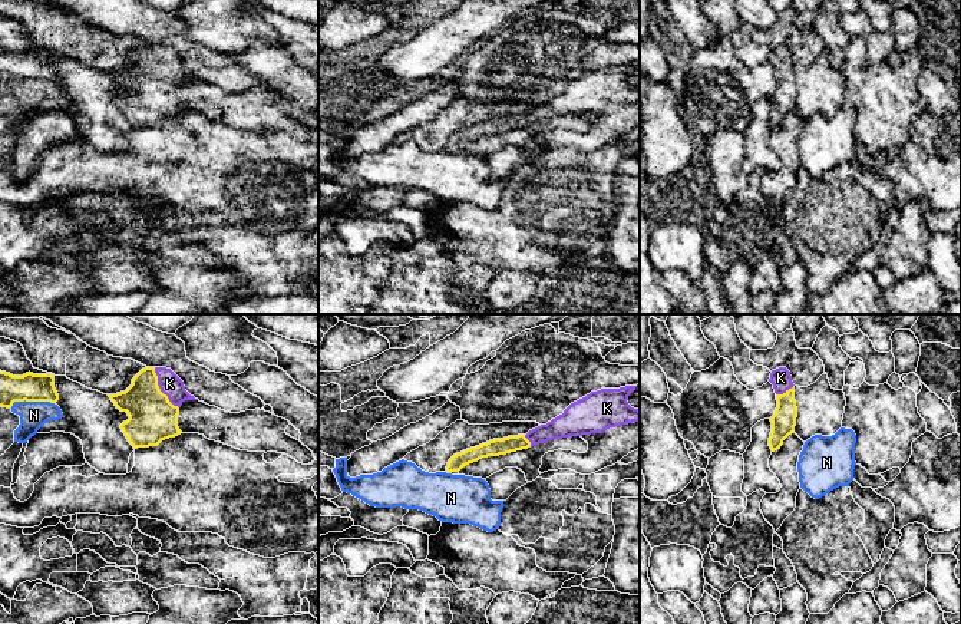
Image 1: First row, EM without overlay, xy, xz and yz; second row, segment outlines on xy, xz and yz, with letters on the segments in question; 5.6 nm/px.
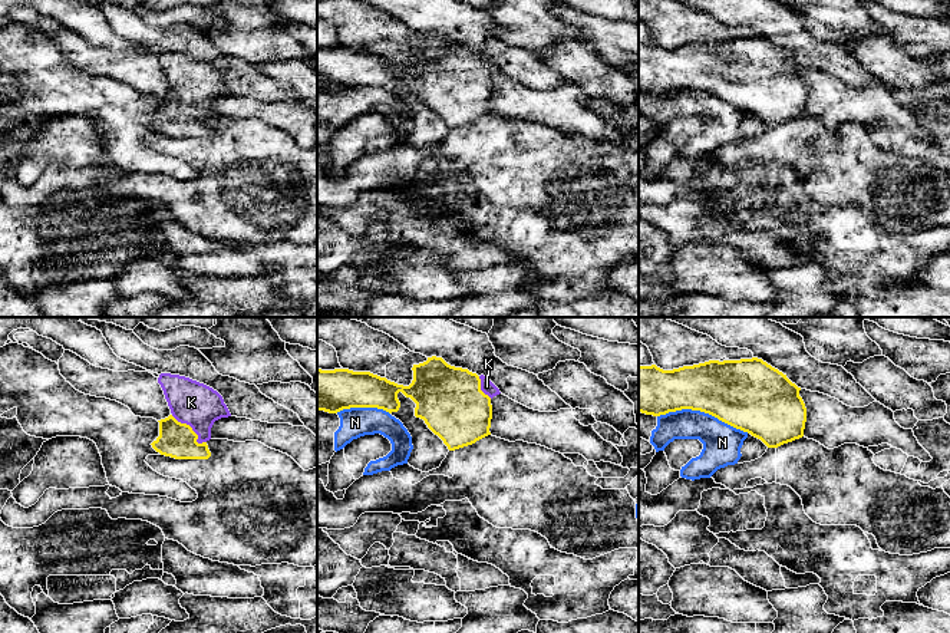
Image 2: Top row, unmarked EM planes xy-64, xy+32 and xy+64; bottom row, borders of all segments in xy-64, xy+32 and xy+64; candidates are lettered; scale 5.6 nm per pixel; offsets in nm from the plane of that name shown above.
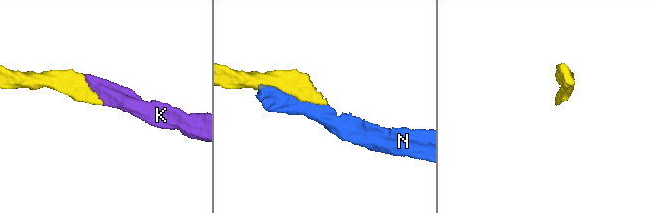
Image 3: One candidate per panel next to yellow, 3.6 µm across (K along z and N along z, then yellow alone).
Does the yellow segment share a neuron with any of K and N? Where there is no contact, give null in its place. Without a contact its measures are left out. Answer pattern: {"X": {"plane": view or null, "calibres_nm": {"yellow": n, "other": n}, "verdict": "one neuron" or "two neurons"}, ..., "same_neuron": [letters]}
{"K": {"plane": "xy", "calibres_nm": {"yellow": 280, "other": 120}, "verdict": "one neuron"}, "N": {"plane": "xy", "calibres_nm": {"yellow": 160, "other": 160}, "verdict": "two neurons"}, "same_neuron": ["K"]}

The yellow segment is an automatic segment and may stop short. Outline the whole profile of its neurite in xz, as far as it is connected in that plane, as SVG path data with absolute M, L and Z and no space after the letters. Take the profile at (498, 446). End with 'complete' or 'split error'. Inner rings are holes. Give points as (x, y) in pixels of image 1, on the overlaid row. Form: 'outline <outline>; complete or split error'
outline M625 386L591 392L571 403L562 415L529 430L526 435L493 439L453 455L448 462L446 472L459 472L463 466L482 458L506 455L552 439L602 433L610 427L638 422L640 410L631 407L627 402L635 387Z; split error

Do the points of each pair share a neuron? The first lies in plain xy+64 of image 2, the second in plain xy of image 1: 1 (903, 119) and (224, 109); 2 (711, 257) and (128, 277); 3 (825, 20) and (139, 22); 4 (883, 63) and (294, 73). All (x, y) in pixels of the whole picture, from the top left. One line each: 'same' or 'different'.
1: same
2: same
3: different
4: same

